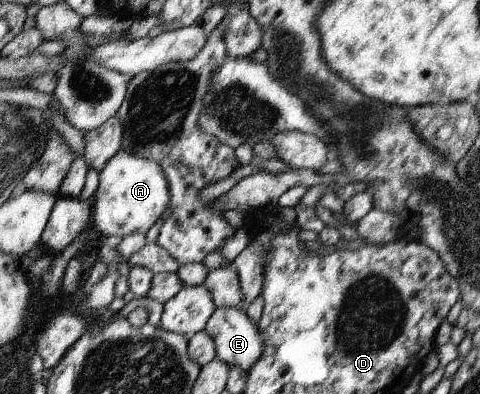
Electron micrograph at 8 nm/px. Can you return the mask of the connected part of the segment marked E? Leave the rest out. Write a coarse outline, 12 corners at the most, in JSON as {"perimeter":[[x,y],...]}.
{"perimeter":[[217,308],[204,329],[217,357],[247,372],[265,343],[245,310]]}

